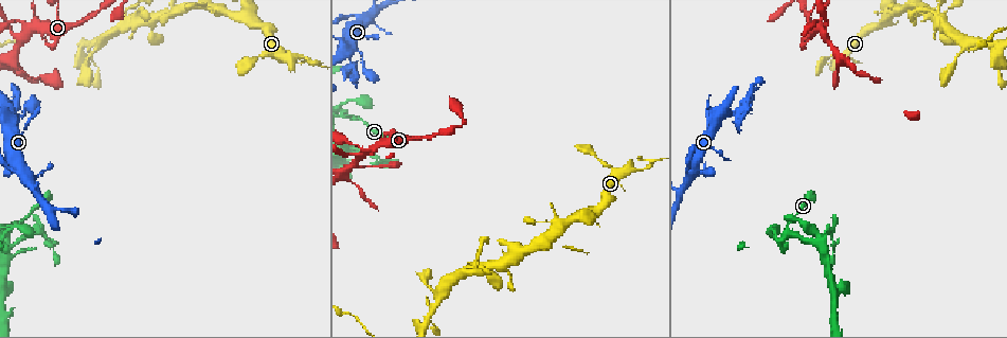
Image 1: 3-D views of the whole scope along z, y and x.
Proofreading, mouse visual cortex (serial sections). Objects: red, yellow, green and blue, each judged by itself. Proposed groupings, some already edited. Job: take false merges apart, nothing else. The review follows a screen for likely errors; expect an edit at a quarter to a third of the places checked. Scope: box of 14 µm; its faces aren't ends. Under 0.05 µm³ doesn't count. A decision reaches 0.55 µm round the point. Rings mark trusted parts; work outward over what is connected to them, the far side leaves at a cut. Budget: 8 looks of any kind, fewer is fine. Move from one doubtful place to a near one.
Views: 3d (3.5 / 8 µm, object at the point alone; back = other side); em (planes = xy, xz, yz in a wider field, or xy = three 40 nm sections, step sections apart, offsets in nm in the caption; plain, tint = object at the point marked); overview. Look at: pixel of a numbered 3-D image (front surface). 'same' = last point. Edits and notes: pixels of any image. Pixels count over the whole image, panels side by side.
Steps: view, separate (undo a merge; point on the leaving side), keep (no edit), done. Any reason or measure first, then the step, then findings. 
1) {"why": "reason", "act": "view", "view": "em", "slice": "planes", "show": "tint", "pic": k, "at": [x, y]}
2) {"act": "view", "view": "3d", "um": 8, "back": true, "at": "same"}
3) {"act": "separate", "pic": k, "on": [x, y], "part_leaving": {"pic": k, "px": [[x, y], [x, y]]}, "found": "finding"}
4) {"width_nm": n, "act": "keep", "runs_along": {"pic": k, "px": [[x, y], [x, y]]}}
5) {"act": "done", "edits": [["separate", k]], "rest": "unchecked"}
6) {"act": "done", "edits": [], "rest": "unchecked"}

{"why": "sharp bend", "act": "view", "view": "3d", "um": 3.5, "pic": 1, "at": [381, 161]}

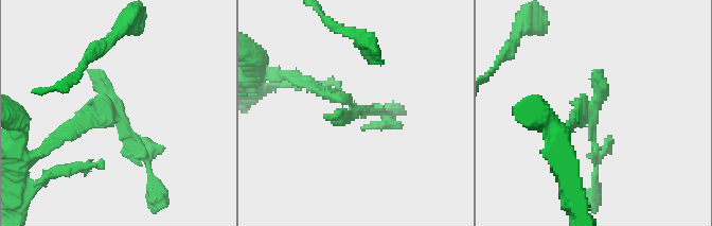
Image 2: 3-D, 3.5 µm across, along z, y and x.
{"why": "need the tissue", "act": "view", "view": "em", "slice": "xy", "step": 5, "show": "tint", "pic": 2, "at": [113, 114]}

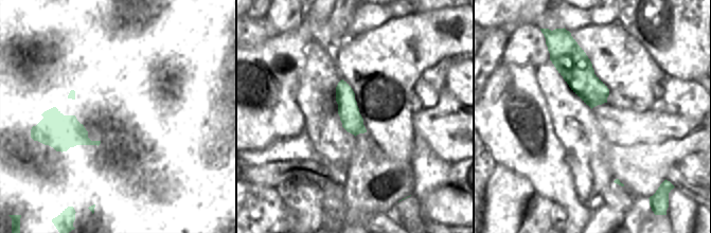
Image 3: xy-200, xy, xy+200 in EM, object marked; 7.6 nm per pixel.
{"act": "keep", "found": "all the same cell"}

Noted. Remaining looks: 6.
{"why": "two arms at a narrow angle", "act": "view", "view": "3d", "um": 8, "pic": 1, "at": [837, 55]}

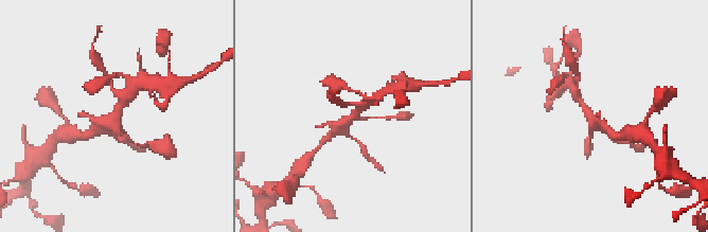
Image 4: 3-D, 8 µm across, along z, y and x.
{"act": "view", "view": "em", "slice": "xy", "step": 2, "show": "tint", "pic": 4, "at": [353, 117]}

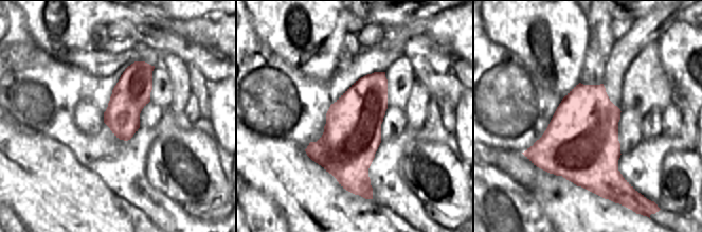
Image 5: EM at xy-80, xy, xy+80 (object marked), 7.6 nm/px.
{"act": "keep", "runs_along": {"pic": 4, "px": [[576, 94], [595, 123], [611, 137]]}, "found": "all the same cell"}

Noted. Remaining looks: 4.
{"why": "arms part here", "act": "view", "view": "3d", "um": 3.5, "pic": 1, "at": [738, 119]}

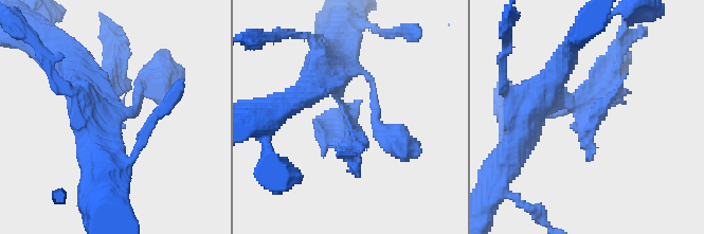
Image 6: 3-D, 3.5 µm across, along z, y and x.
{"why": "shape alone is not enough", "act": "view", "view": "em", "slice": "xy", "step": 2, "show": "tint", "pic": 6, "at": [580, 113]}

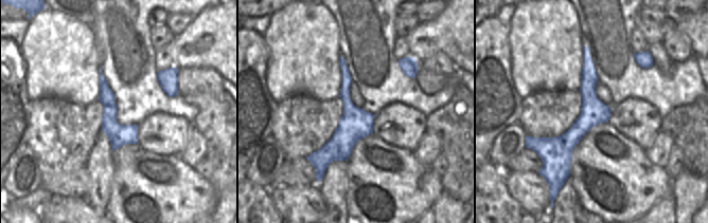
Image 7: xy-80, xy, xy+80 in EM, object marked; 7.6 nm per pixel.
{"act": "separate", "pic": 6, "on": [338, 146], "part_leaving": {"pic": 6, "px": [[346, 109], [356, 136], [353, 165]]}, "found": "two cells meet here"}

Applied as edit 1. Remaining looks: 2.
{"act": "done", "edits": [["separate", 6]], "rest": "unchecked"}

